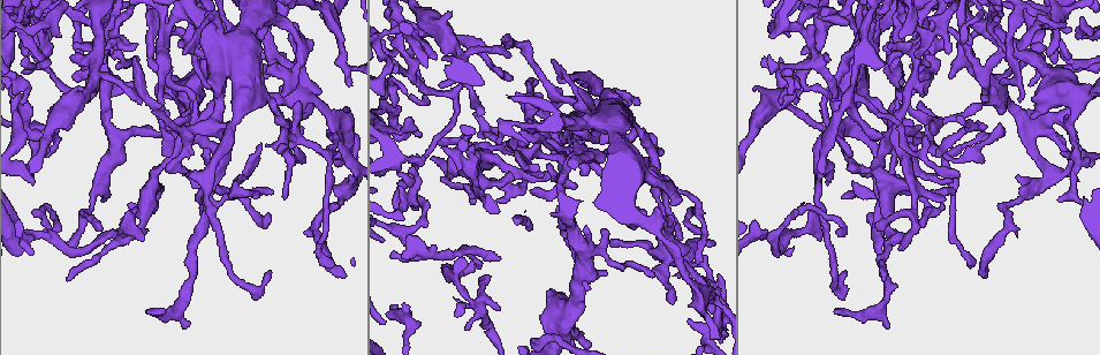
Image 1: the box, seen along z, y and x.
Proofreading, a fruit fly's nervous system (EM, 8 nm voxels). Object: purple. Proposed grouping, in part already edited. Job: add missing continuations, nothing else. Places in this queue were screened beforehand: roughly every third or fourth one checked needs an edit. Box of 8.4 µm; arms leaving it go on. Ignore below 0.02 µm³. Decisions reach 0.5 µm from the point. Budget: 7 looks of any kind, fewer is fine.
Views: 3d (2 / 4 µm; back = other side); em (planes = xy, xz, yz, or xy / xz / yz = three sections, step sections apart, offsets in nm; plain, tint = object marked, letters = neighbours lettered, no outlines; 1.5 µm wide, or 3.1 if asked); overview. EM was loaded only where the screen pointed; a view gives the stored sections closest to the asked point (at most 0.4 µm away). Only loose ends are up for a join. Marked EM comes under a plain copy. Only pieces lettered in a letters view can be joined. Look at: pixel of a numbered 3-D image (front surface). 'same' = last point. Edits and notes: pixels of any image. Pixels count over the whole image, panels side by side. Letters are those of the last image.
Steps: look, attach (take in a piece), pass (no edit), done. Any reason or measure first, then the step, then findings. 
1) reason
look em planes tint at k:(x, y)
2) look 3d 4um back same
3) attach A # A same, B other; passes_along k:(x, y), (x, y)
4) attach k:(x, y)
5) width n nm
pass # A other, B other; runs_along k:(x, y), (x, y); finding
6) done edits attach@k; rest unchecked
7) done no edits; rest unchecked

free end
look em xy step 8 letters at 1:(321, 90)

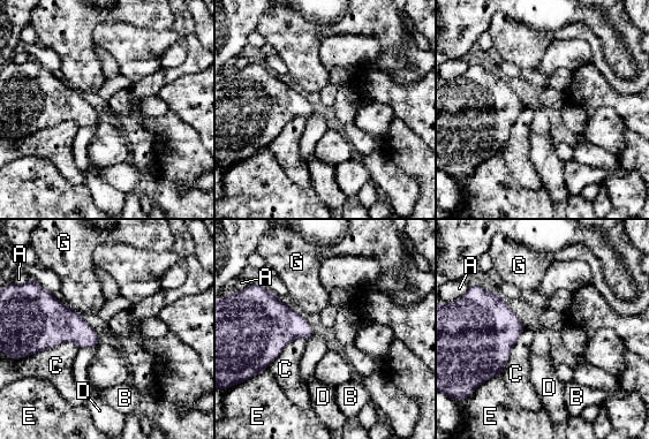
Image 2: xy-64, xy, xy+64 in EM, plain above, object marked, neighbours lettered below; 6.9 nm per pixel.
look em planes letters same

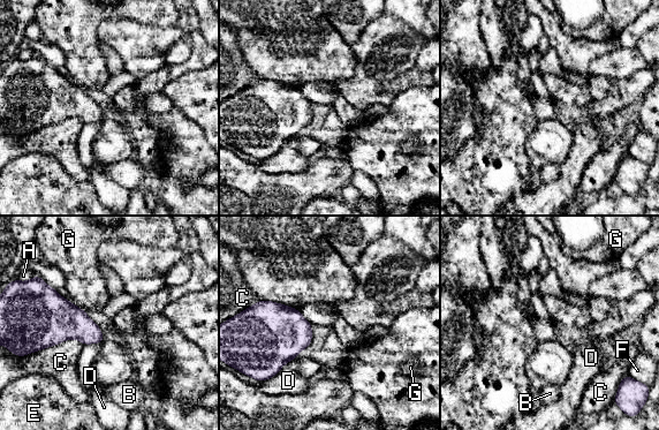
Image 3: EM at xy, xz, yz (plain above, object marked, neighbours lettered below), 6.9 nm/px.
pass # A other, B other, C other, D other, E other, F other, G other; border 3:(83, 344), (66, 339), (28, 354); none of them fits

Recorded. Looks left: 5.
an open end
look 3d 2um at 1:(278, 150)

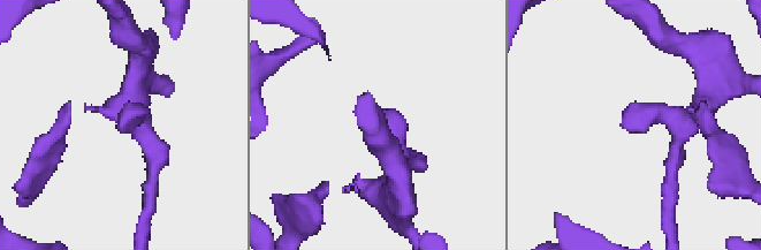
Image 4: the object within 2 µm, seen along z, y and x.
shape alone is not enough
look em yz step 8 letters at 4:(122, 123)

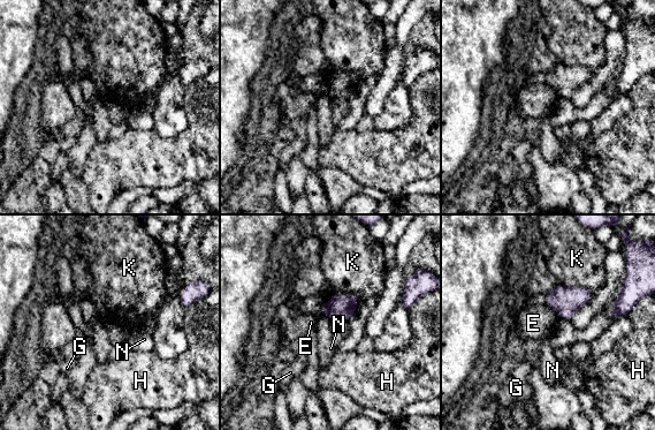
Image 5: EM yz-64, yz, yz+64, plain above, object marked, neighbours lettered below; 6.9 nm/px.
look em planes letters same

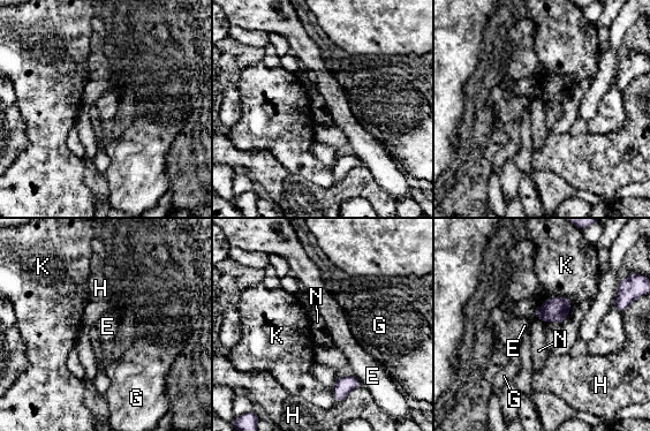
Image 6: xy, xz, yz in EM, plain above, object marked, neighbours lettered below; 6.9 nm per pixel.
longest_contact K 260 nm
pass # E other, G other, H other, K other, N other; border 6:(572, 300), (548, 297), (537, 308); none of them fits

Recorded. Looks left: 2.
branch stops here
look 3d 2um at 1:(390, 256)

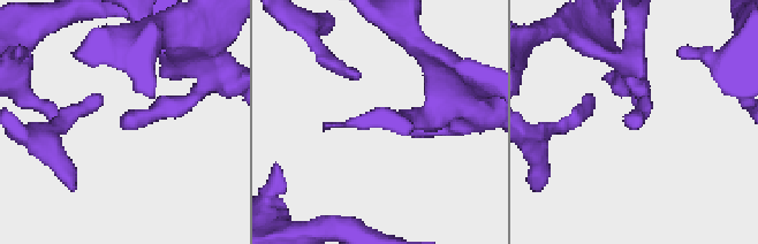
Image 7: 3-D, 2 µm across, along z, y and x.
look em xz step 8 letters at 7:(644, 122)

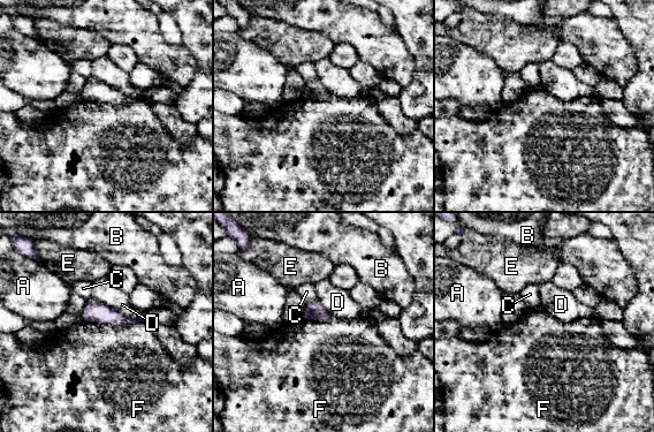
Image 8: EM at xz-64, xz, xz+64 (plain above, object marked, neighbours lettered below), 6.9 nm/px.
pass # A other, B other, C other, D other, E other, F other; border 8:(84, 320), (111, 325), (147, 323); none of them fits

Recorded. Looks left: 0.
done no edits; rest unchecked

